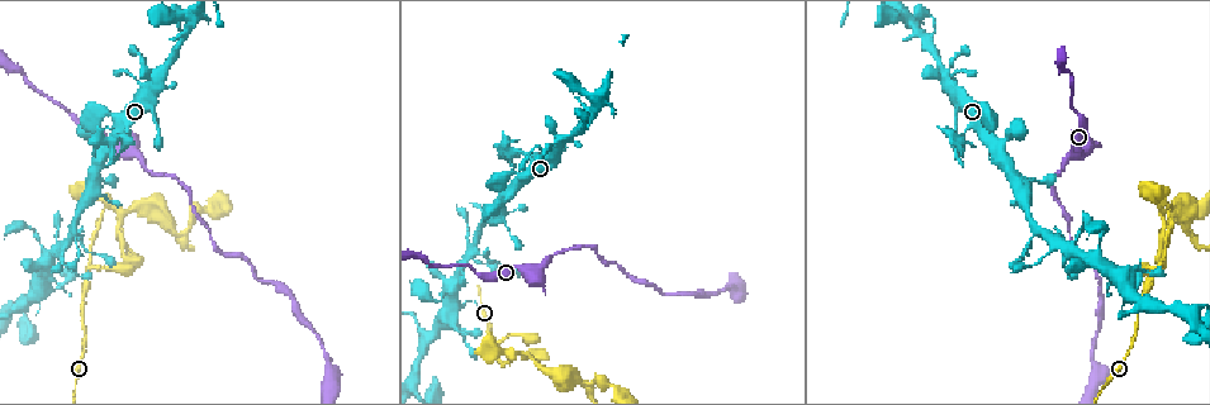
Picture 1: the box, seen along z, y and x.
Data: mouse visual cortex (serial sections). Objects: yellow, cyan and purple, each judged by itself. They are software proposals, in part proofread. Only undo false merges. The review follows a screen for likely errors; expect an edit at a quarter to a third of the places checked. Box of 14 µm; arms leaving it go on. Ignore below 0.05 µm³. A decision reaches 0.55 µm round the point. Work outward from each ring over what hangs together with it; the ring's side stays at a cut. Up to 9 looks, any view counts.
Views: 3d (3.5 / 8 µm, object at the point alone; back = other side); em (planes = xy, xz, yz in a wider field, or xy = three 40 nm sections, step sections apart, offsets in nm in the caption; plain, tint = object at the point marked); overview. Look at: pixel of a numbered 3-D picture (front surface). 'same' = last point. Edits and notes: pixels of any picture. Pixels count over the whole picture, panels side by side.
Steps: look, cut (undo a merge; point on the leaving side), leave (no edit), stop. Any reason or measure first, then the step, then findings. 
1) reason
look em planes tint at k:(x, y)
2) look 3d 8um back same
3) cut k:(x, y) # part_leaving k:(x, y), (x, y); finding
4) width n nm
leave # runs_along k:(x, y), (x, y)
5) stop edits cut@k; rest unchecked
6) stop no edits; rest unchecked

look 3d 3.5um at 1:(90, 271)

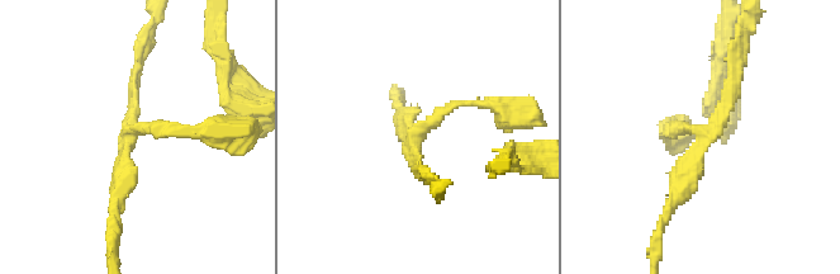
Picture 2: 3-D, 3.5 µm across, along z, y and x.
now the EM
look em xy step 2 tint at 2:(410, 140)

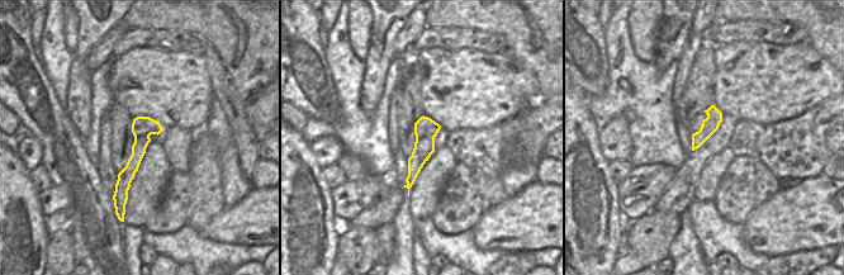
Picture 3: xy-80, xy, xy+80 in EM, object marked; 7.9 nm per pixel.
arm_widths 100, 150, 200 nm
cut 2:(174, 132) # part_leaving 2:(141, 127), (257, 127); two cells meet here

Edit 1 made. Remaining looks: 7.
see it whole again
look overview

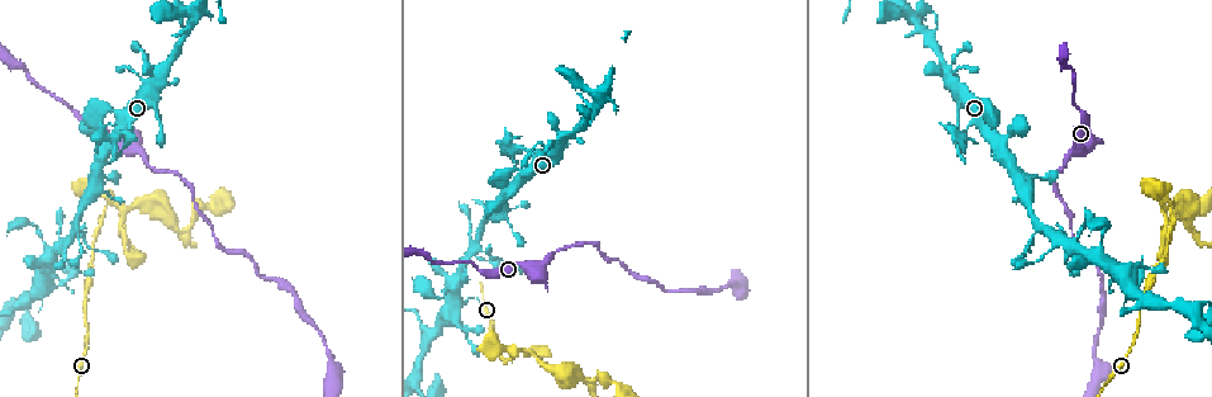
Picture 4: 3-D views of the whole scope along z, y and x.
calibre changes
look 3d 8um at 4:(589, 121)

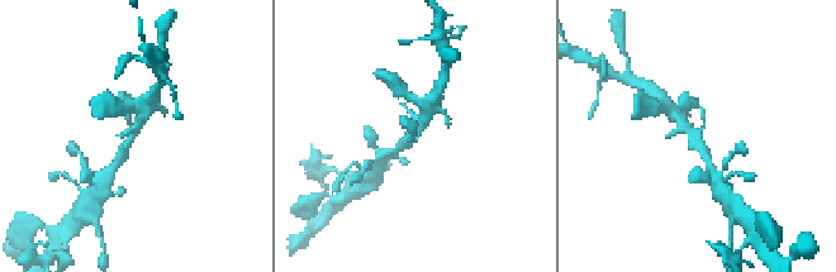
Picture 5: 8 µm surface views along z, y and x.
shape alone is not enough
look em xy step 1 tint at 5:(694, 139)

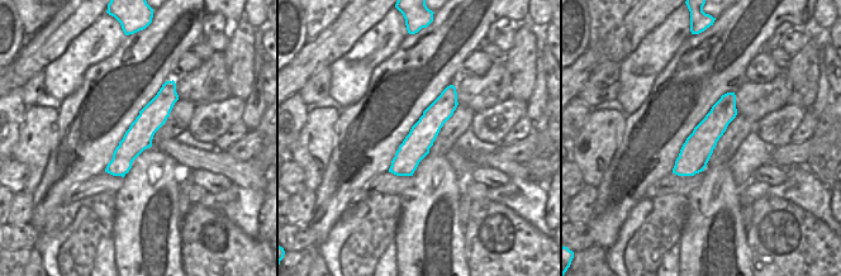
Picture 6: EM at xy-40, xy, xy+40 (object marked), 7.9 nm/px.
leave # runs_along 5:(711, 170), (703, 148), (675, 113); continuous, no second cell

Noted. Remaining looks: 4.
sudden change in width
look 3d 3.5um at 4:(105, 197)

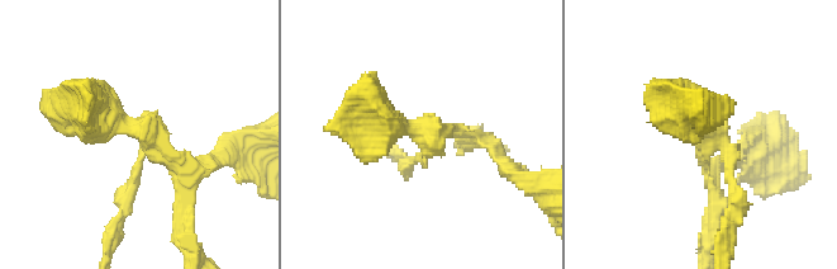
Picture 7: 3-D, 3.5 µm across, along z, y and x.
arms 4; arm_widths 150, 200, 200, 450 nm; need the tissue
look em planes tint at 7:(436, 135)

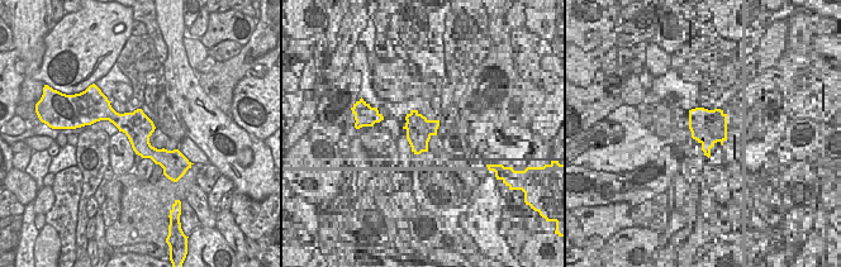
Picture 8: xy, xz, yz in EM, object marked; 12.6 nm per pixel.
another direction
look em xy step 2 tint same

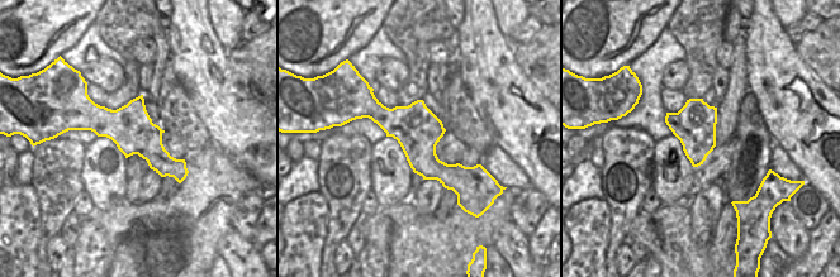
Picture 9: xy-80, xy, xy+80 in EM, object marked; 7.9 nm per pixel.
cut 7:(185, 161) # part_leaving 7:(147, 141), (194, 168), (229, 149); a second cell is stuck on

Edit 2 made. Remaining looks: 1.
stop edits cut@2, cut@7; rest unchecked

